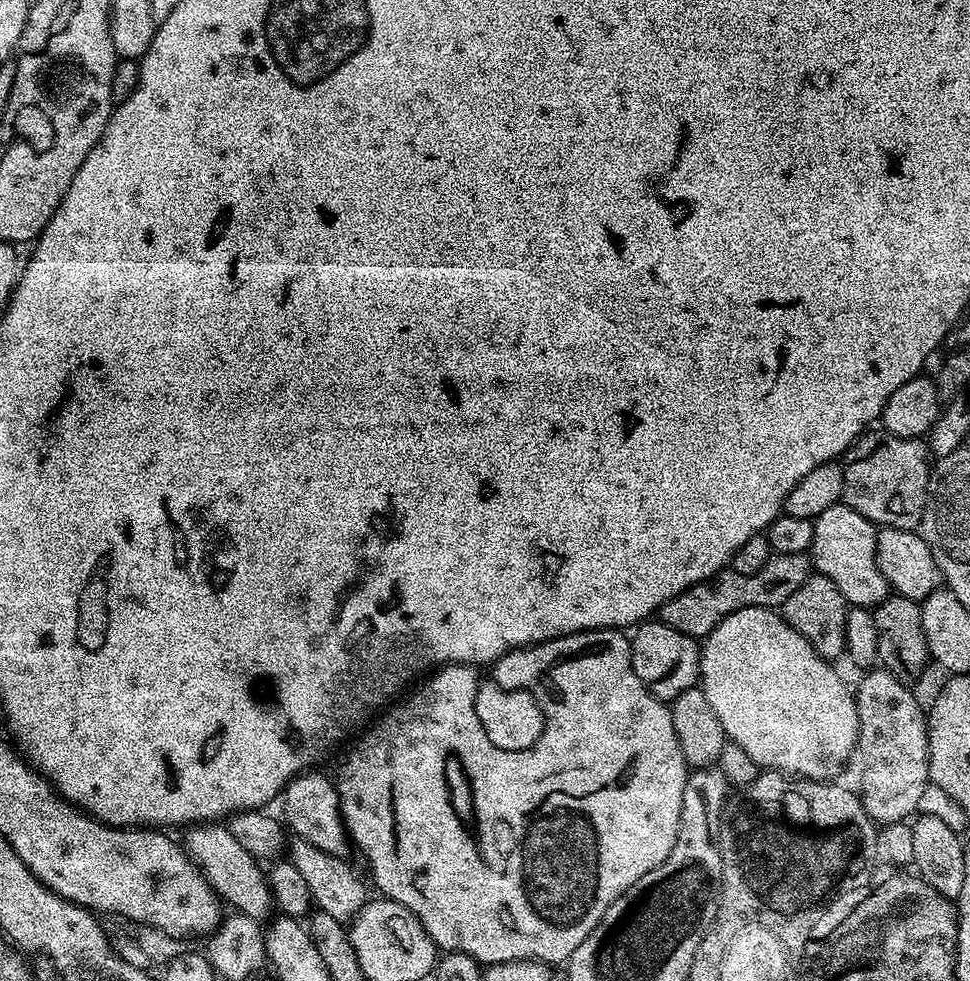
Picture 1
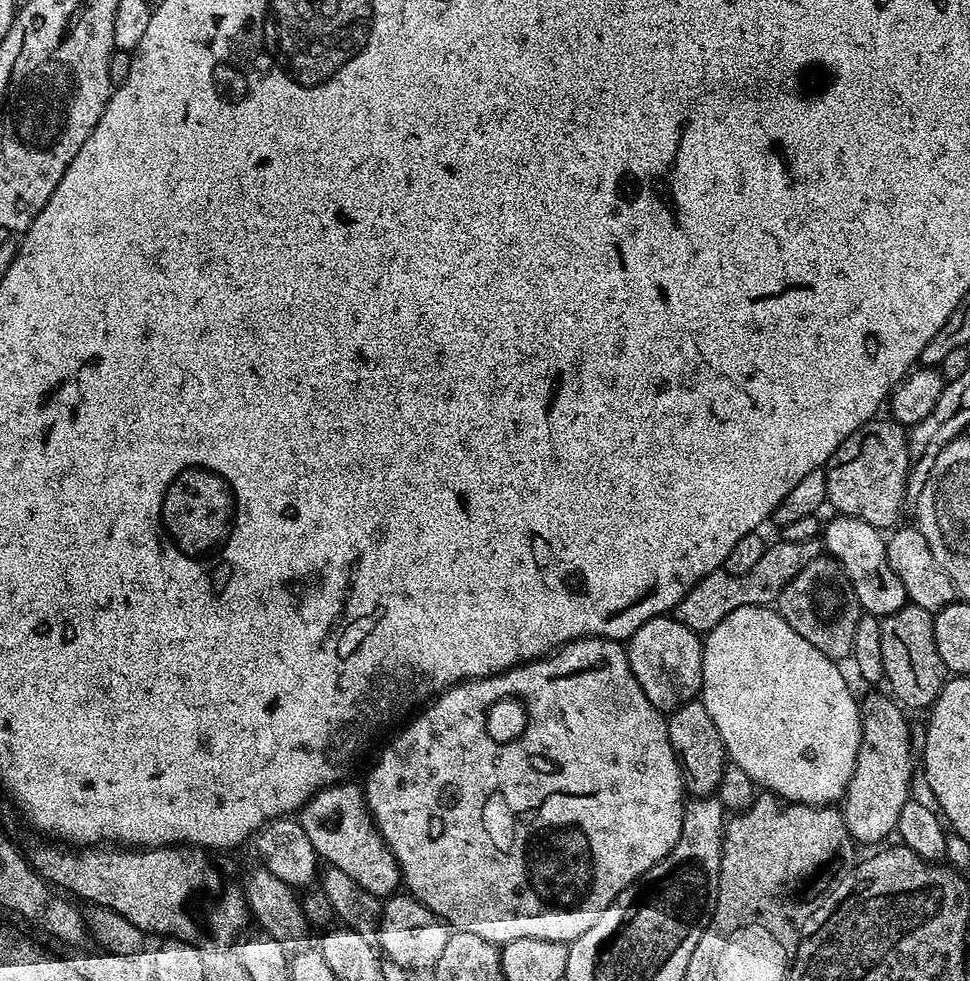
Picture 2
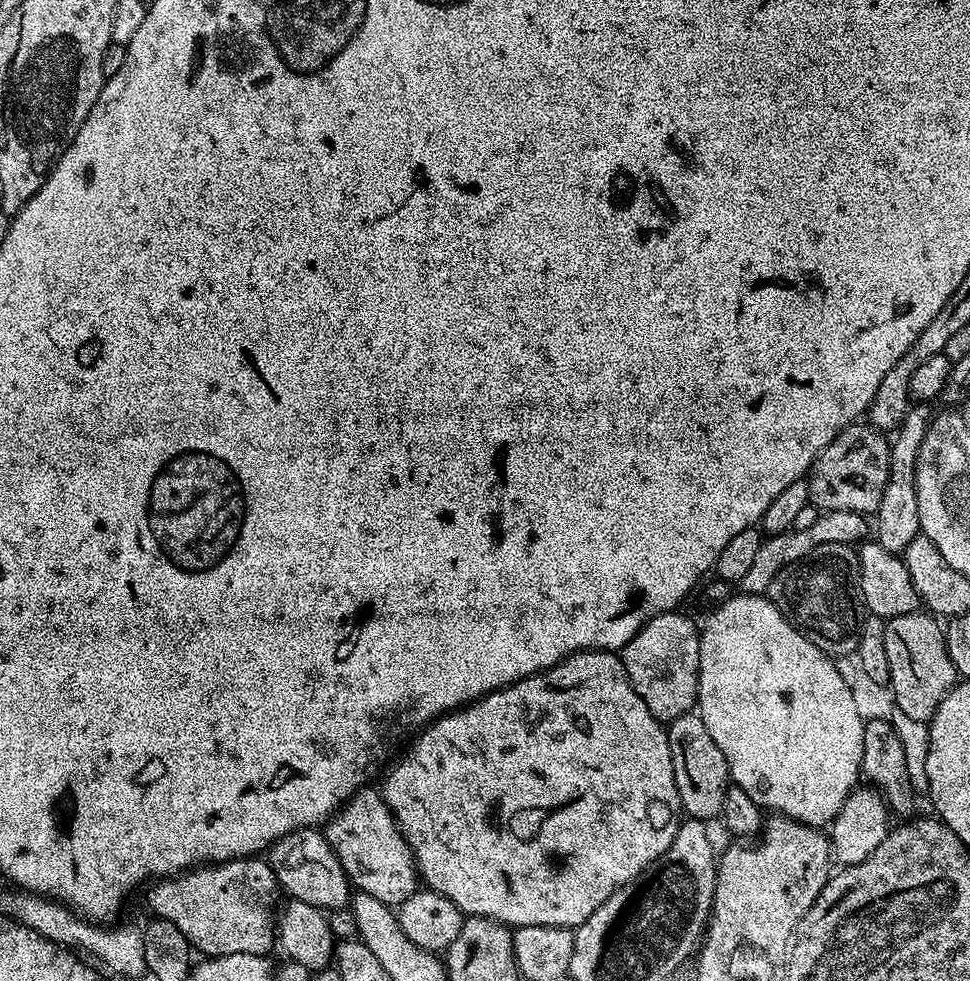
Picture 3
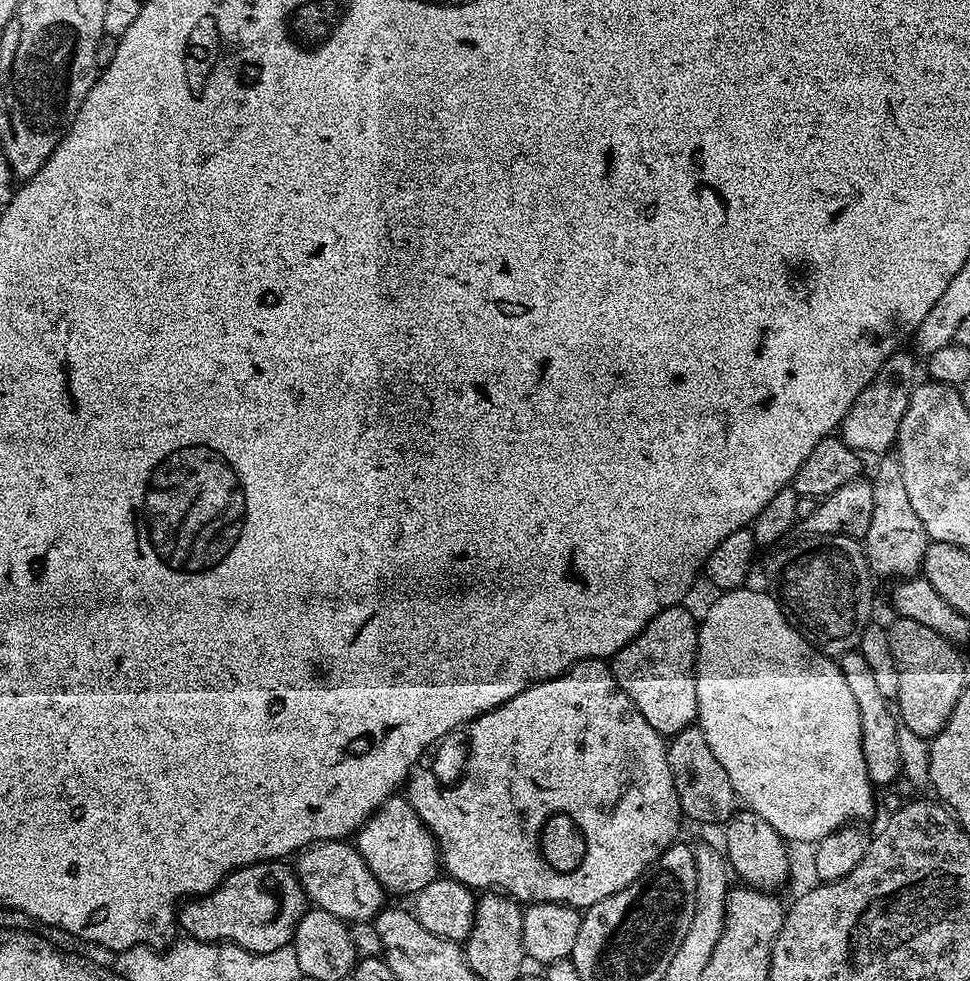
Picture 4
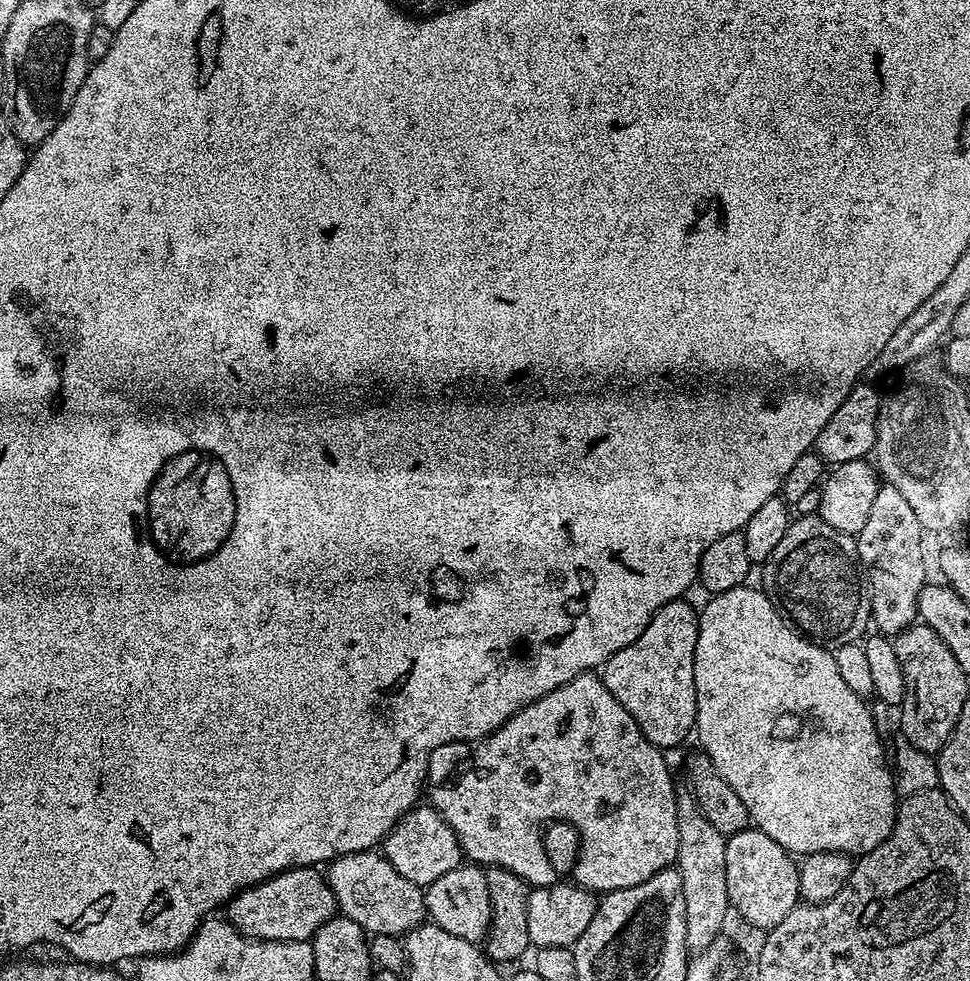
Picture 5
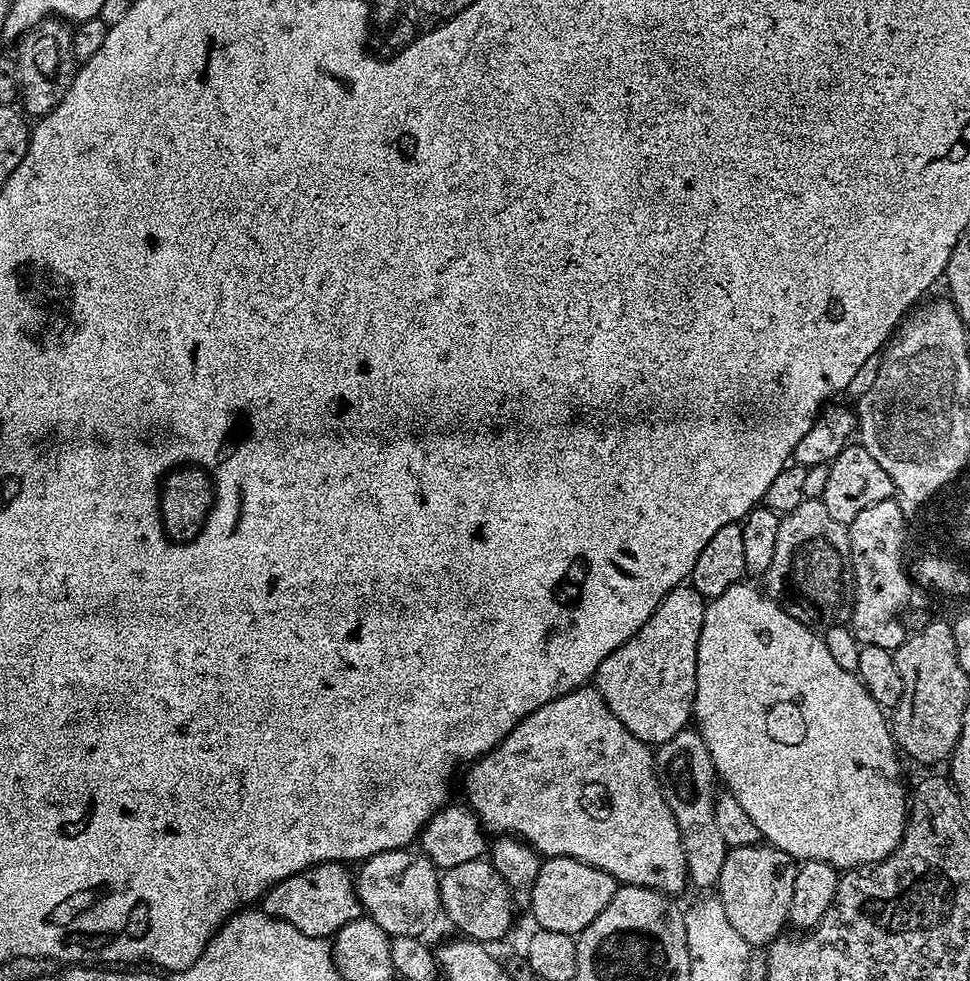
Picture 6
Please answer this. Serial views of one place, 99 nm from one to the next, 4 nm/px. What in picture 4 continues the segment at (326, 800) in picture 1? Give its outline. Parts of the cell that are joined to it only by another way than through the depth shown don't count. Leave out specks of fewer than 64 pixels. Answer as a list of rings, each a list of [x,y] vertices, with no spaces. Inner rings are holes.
[[[397,794],[389,798],[376,813],[355,833],[354,847],[360,856],[370,866],[374,878],[389,893],[421,892],[430,882],[441,875],[440,850],[436,846],[436,838],[430,829],[424,825],[422,818],[410,806],[407,795]]]

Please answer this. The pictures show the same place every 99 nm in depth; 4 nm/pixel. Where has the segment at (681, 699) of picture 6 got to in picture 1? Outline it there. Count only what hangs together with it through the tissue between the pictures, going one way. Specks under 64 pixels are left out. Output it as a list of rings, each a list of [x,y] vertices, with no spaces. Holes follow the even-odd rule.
[[[641,623],[631,633],[634,674],[638,674],[638,678],[642,678],[642,682],[658,699],[671,702],[678,698],[678,694],[697,687],[700,678],[702,648],[693,637],[674,630],[668,624],[652,623]]]

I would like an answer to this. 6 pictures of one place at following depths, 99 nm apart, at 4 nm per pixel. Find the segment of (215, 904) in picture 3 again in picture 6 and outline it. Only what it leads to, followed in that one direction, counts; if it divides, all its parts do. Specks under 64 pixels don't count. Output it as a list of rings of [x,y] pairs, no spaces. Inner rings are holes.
[[[340,862],[316,864],[278,882],[269,892],[264,893],[263,912],[267,916],[279,916],[281,920],[290,922],[290,926],[294,926],[294,930],[302,930],[302,934],[325,938],[335,936],[342,926],[362,916],[353,873],[348,873],[344,868],[347,867]]]

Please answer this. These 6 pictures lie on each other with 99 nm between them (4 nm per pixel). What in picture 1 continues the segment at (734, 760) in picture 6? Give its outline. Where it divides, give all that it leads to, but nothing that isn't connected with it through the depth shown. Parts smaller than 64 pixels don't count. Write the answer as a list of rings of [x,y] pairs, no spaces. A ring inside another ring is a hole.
[[[747,608],[726,617],[703,641],[700,654],[699,683],[703,687],[714,714],[718,714],[718,722],[722,722],[725,737],[731,743],[742,746],[742,750],[746,750],[746,754],[750,754],[750,758],[754,758],[754,762],[760,765],[761,769],[775,770],[806,780],[831,781],[833,778],[839,777],[836,775],[843,770],[844,763],[851,756],[853,759],[854,753],[857,751],[856,739],[860,736],[860,727],[858,726],[855,695],[843,684],[833,665],[823,656],[819,656],[810,646],[810,642],[806,642],[806,638],[802,638],[802,634],[798,634],[798,630],[794,630],[784,621],[783,615],[779,611],[770,608]]]

